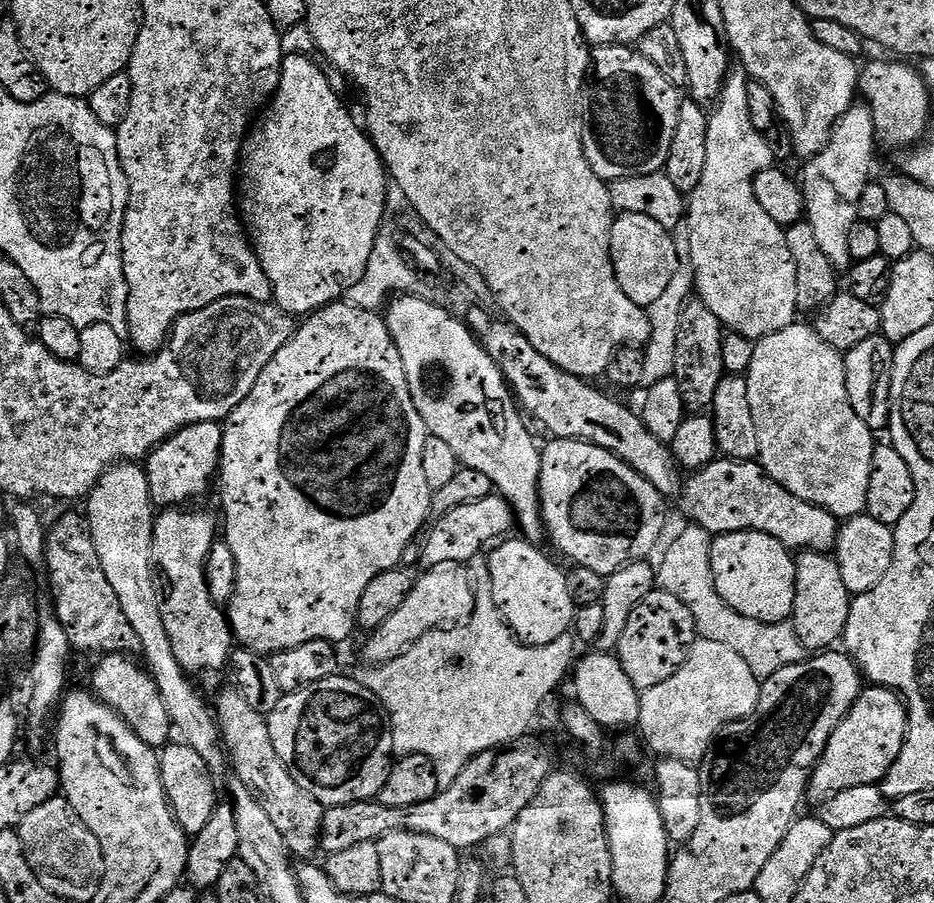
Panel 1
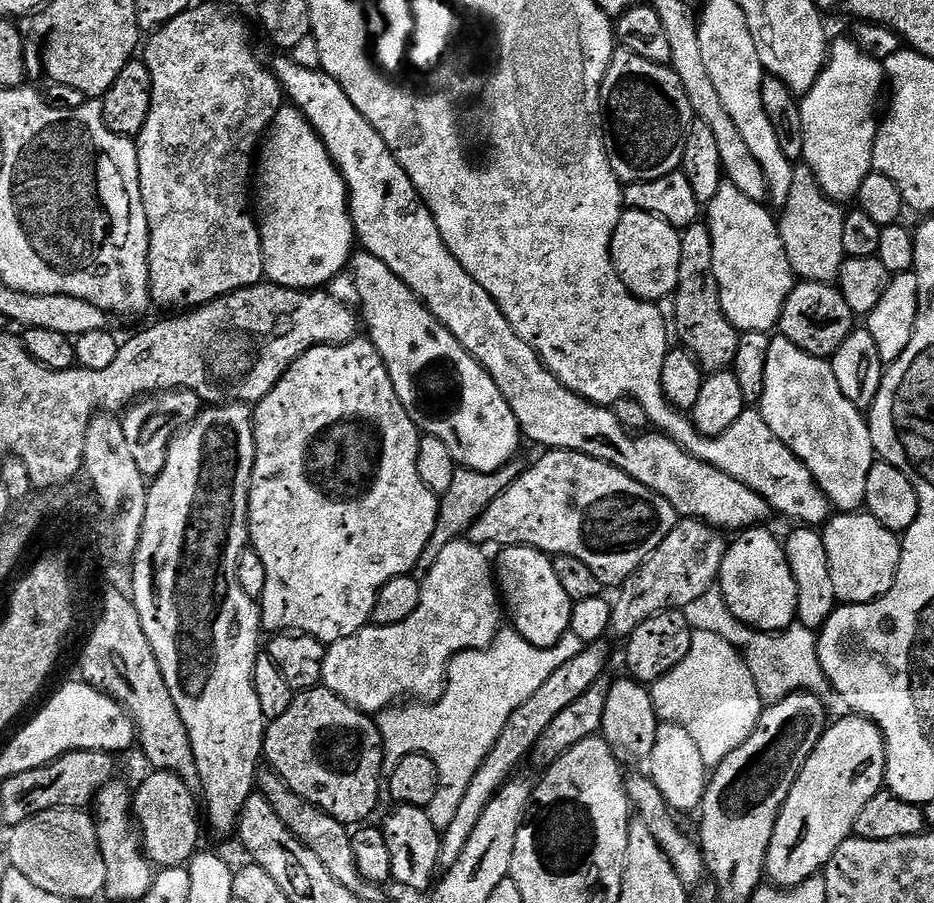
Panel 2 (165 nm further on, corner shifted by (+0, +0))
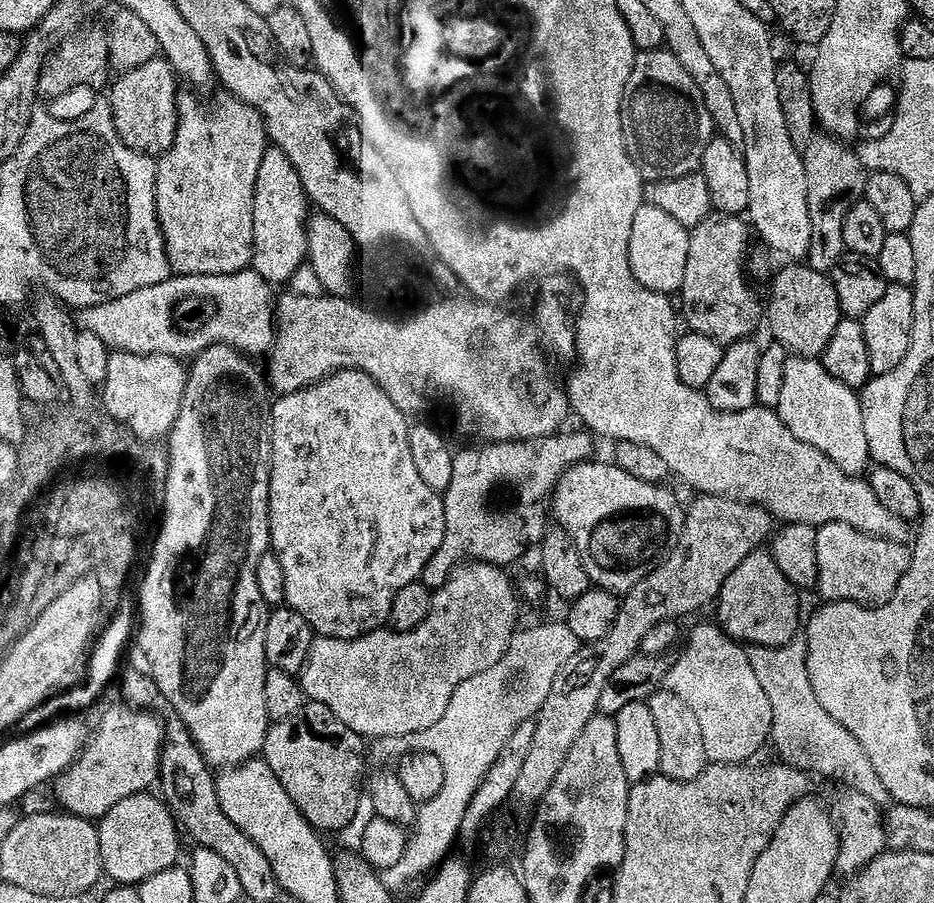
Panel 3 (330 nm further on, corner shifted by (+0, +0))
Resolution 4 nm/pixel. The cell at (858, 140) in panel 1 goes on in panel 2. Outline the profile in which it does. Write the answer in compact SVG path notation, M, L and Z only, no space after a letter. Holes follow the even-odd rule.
M851 38L831 41L828 63L809 92L800 100L804 127L803 163L814 170L824 193L837 202L855 201L862 182L872 171L872 155L878 120L876 99L886 88L881 61L866 54Z

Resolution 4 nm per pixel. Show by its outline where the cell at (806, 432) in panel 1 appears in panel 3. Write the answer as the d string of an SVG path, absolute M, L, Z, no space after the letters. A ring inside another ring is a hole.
M789 358L778 411L794 438L802 438L806 446L822 450L822 454L826 454L838 470L851 476L864 476L869 471L870 457L861 397L853 389L842 386L838 378L830 378L819 359Z

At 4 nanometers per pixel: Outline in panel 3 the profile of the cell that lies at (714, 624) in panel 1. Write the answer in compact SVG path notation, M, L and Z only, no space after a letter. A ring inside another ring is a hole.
M797 638L791 640L781 648L757 648L755 646L747 649L750 658L750 666L757 676L759 684L766 698L770 698L770 710L774 710L771 722L771 745L776 746L780 756L779 759L805 774L820 774L822 776L834 776L844 778L844 786L853 792L860 793L874 802L881 810L895 807L895 800L890 790L882 783L874 762L862 747L862 742L855 738L850 730L846 730L841 723L835 721L830 713L824 709L822 702L818 702L818 694L814 694L814 686L810 686L810 674L808 673L808 642L807 639Z

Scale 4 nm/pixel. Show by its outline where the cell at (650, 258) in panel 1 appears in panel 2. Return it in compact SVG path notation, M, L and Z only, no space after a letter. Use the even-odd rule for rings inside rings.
M625 209L611 240L611 256L619 280L635 297L657 303L671 297L681 265L680 232L672 224L645 211Z

